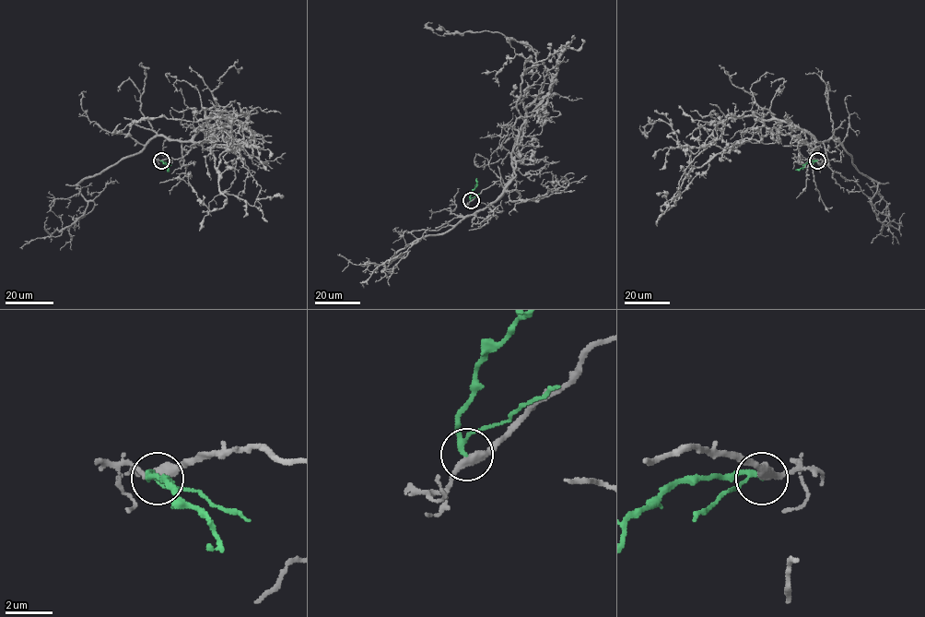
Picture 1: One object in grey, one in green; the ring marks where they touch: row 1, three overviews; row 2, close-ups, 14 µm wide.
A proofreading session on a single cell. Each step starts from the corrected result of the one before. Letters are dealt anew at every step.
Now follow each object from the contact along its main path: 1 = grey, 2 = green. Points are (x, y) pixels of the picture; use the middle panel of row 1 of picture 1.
1: (471, 200), (515, 176), (516, 103), (535, 53), (499, 33), (438, 35), (427, 26), (432, 23)
2: (471, 200), (471, 192), (477, 185), (476, 178)

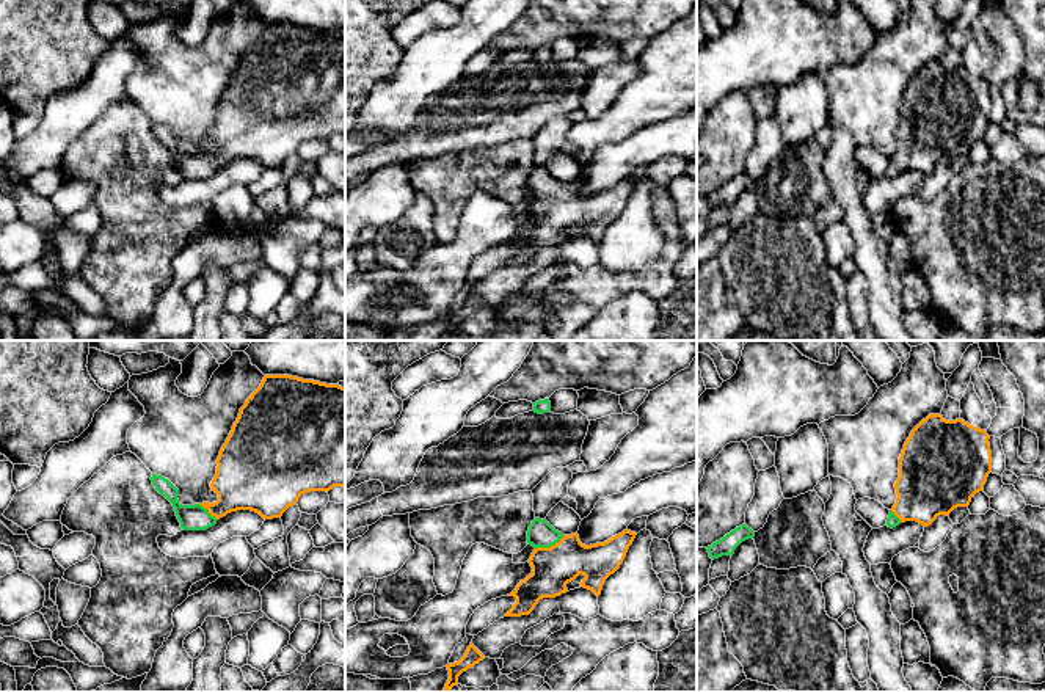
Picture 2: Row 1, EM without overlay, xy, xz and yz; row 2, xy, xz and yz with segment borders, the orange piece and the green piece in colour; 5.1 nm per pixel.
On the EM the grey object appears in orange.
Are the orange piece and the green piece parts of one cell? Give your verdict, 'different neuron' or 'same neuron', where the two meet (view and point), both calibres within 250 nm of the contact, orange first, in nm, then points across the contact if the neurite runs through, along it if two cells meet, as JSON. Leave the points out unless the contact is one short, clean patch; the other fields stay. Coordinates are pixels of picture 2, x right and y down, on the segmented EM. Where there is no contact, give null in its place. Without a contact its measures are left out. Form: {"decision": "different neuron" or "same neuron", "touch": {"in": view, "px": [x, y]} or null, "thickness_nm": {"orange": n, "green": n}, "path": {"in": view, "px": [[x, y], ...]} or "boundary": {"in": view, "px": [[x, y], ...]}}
{"decision": "same neuron", "touch": {"in": "xz", "px": [551, 546]}, "thickness_nm": {"orange": 220, "green": 140}, "path": {"in": "xz", "px": [[553, 568], [551, 546], [540, 534]]}}

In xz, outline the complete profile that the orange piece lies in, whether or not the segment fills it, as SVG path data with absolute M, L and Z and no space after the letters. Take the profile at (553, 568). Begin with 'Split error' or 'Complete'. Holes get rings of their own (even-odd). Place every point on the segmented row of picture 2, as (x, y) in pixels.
Split error. M535 518L527 530L527 543L535 548L529 559L532 573L508 595L515 596L516 603L505 614L505 617L529 615L540 599L555 598L562 593L566 593L566 584L574 581L579 574L585 576L581 582L581 587L588 588L596 596L599 596L606 579L614 574L623 563L635 535L635 532L626 529L604 543L585 546L581 543L577 532L563 535L562 532L555 530L546 519Z

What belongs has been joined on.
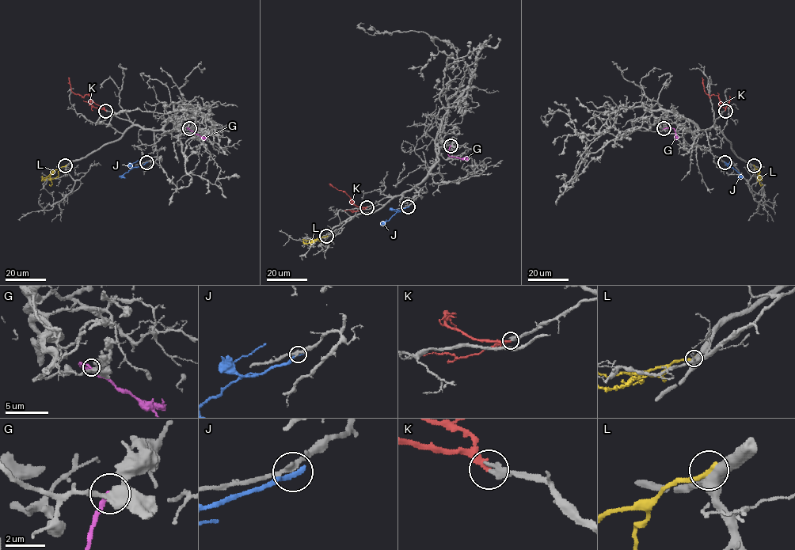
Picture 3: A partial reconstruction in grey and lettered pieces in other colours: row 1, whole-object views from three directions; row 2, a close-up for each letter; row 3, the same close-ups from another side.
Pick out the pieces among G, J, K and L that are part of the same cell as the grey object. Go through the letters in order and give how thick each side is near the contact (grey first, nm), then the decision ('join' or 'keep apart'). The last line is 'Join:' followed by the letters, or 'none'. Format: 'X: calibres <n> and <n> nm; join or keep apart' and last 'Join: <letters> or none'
G: calibres 400 and 200 nm; keep apart
J: calibres 280 and 280 nm; keep apart
K: calibres 380 and 280 nm; join
L: calibres 460 and 240 nm; keep apart
Join: K

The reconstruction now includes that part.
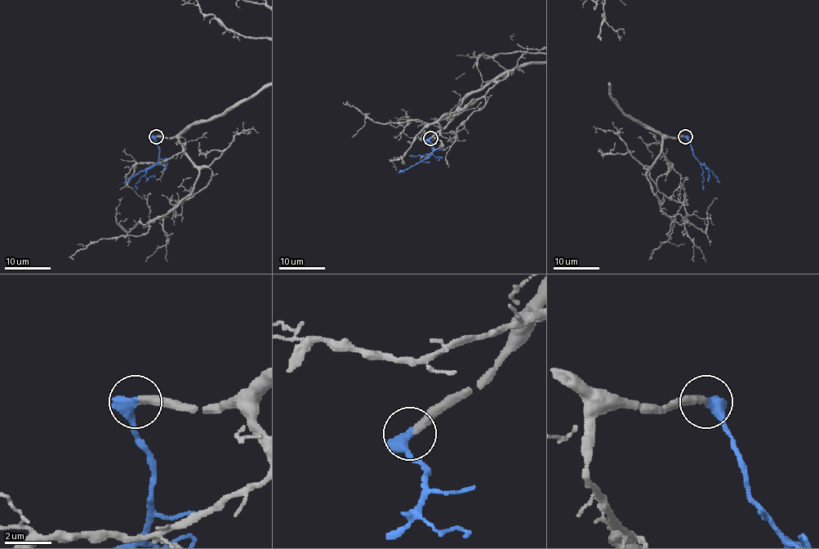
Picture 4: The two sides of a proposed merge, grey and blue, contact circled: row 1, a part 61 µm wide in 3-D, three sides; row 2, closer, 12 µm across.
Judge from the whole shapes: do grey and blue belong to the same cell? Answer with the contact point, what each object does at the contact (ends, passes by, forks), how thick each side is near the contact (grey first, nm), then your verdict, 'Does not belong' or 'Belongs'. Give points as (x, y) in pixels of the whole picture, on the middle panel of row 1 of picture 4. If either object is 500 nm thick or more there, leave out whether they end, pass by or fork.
Place: (430, 138). Thickness 320 nm (grey) against 550 nm. Belongs

